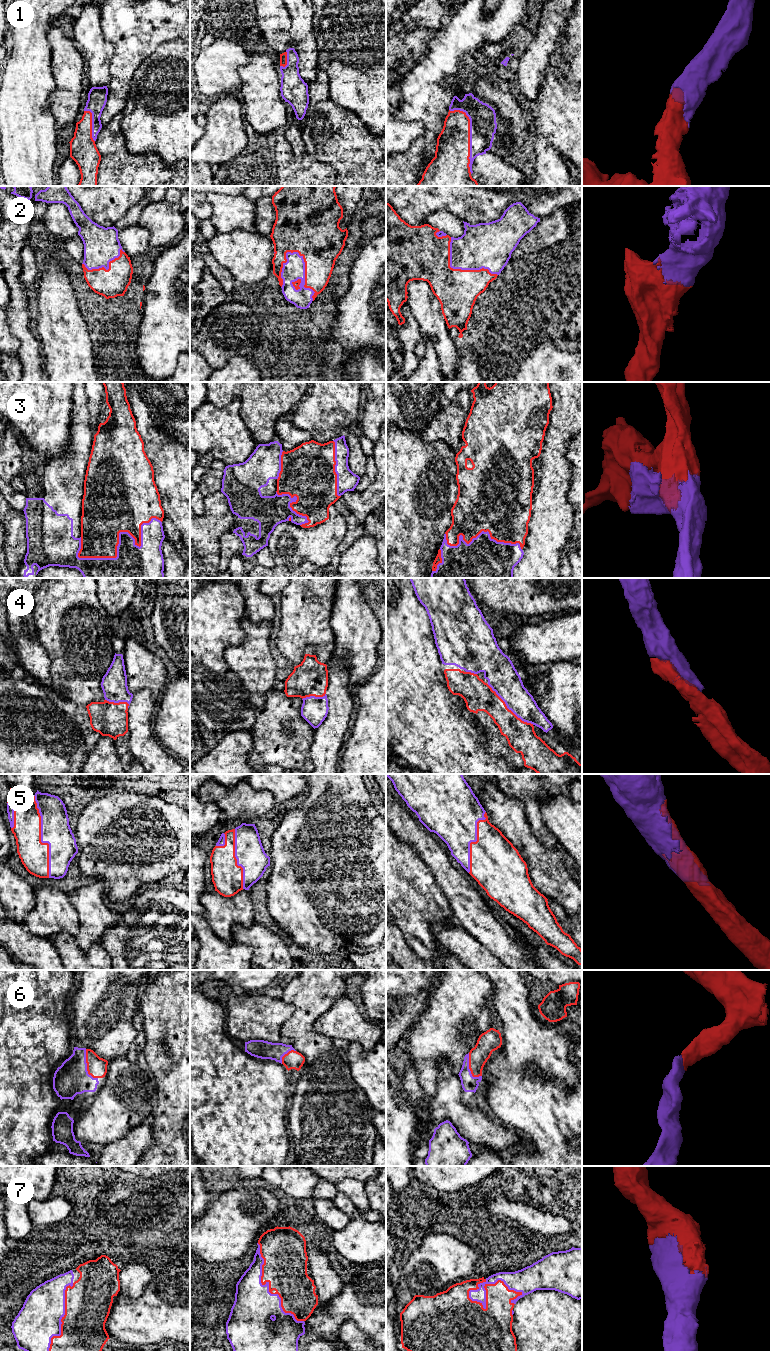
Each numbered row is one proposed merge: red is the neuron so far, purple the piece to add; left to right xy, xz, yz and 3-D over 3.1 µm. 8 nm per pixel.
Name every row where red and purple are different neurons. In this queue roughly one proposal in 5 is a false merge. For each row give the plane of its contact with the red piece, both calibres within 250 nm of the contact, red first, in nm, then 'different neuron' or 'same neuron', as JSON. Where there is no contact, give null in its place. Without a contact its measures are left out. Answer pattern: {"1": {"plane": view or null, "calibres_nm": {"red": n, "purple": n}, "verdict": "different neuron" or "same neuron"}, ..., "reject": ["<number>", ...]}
{"1": {"plane": "yz", "calibres_nm": {"red": 280, "purple": 220}, "verdict": "same neuron"}, "2": {"plane": "xz", "calibres_nm": {"red": 320, "purple": 170}, "verdict": "same neuron"}, "3": {"plane": "xy", "calibres_nm": {"red": 500, "purple": 240}, "verdict": "same neuron"}, "4": {"plane": "yz", "calibres_nm": {"red": 240, "purple": 240}, "verdict": "same neuron"}, "5": {"plane": "xy", "calibres_nm": {"red": 240, "purple": 240}, "verdict": "same neuron"}, "6": {"plane": "xy", "calibres_nm": {"red": 160, "purple": 280}, "verdict": "same neuron"}, "7": {"plane": "yz", "calibres_nm": {"red": 220, "purple": 200}, "verdict": "same neuron"}, "reject": []}

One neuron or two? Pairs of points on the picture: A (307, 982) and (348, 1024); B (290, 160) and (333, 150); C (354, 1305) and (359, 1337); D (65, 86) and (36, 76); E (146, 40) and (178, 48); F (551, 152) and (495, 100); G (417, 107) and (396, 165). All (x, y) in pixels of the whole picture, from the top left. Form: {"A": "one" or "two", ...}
{"A": "two", "B": "two", "C": "two", "D": "two", "E": "two", "F": "two", "G": "two"}

